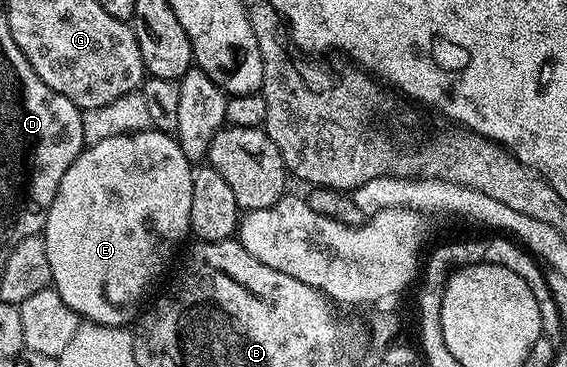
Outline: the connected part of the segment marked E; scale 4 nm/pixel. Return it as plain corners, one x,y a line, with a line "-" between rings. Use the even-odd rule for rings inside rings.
145,129
135,130
131,134
118,134
109,136
109,140
92,142
79,155
73,164
61,176
61,184
57,188
57,196
53,196
53,204
47,213
47,223
43,225
41,237
45,244
45,252
49,256
49,268
51,269
51,286
61,296
65,302
79,315
80,319
96,322
102,326
121,326
126,327
128,324
136,321
140,313
141,305
139,301
143,298
147,286
151,286
167,270
167,265
171,262
171,257
175,254
175,249
179,246
179,241
183,237
188,237
191,229
191,209
193,208
193,164
188,161
187,157
179,147
179,139
169,135
162,134
159,130

